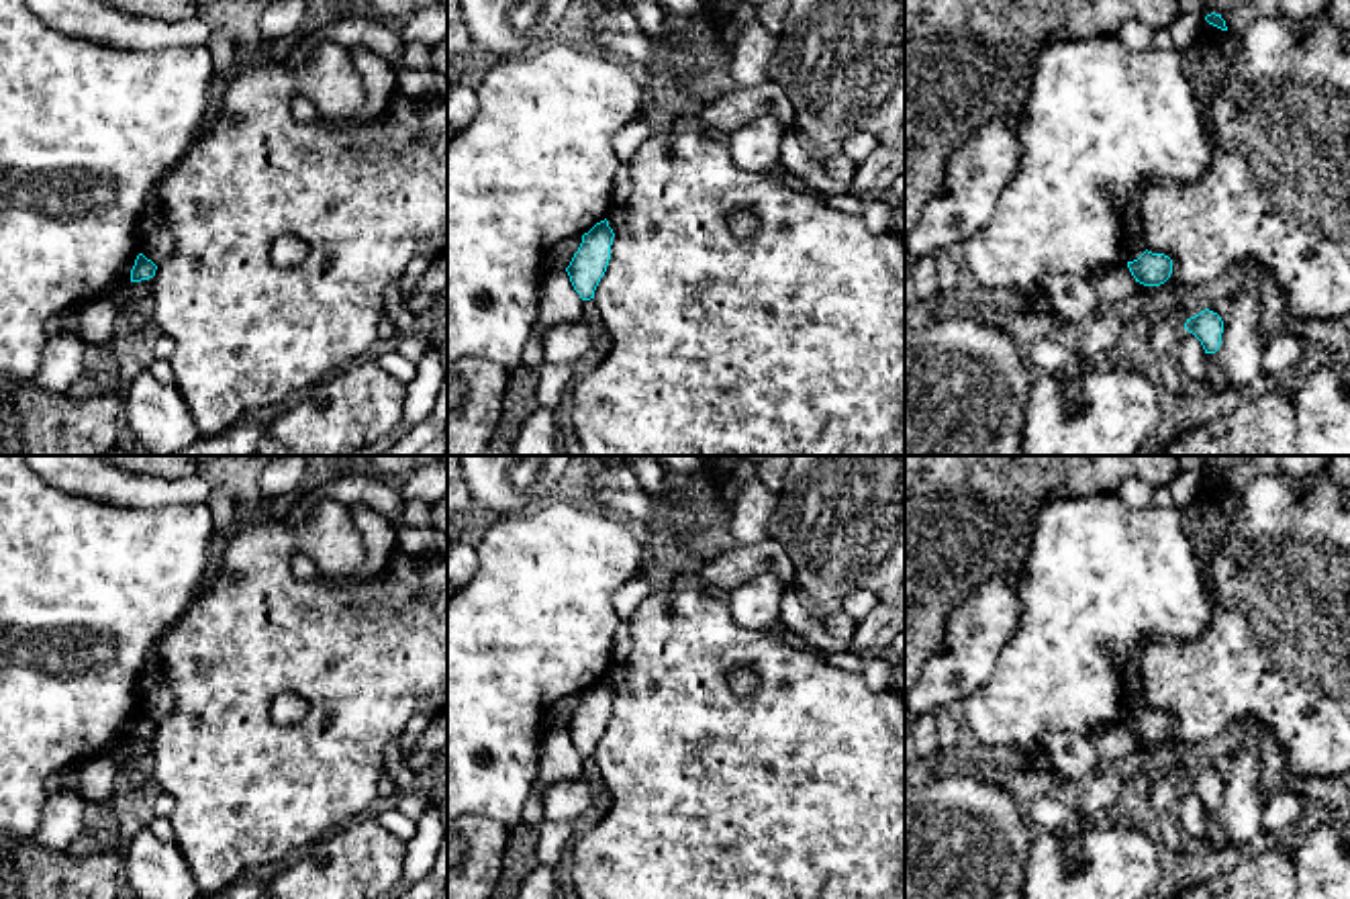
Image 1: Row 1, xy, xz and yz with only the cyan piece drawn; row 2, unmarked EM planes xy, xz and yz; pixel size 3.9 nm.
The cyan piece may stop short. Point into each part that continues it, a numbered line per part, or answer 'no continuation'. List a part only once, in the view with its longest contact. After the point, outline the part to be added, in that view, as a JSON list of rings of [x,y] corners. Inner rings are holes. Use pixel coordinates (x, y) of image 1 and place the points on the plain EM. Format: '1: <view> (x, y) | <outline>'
no continuation

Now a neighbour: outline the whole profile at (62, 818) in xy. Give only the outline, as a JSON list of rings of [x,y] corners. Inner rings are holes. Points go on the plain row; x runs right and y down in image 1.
[[[57,789],[47,795],[33,842],[47,850],[69,850],[84,830],[86,801],[80,793]]]

